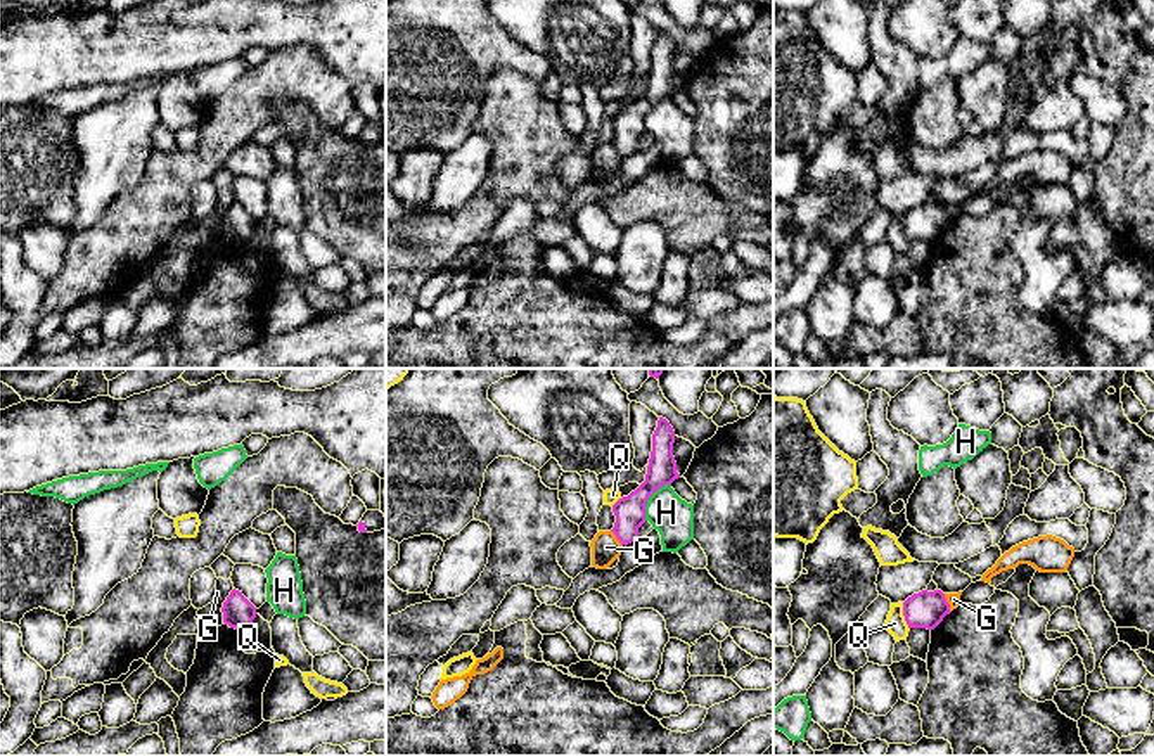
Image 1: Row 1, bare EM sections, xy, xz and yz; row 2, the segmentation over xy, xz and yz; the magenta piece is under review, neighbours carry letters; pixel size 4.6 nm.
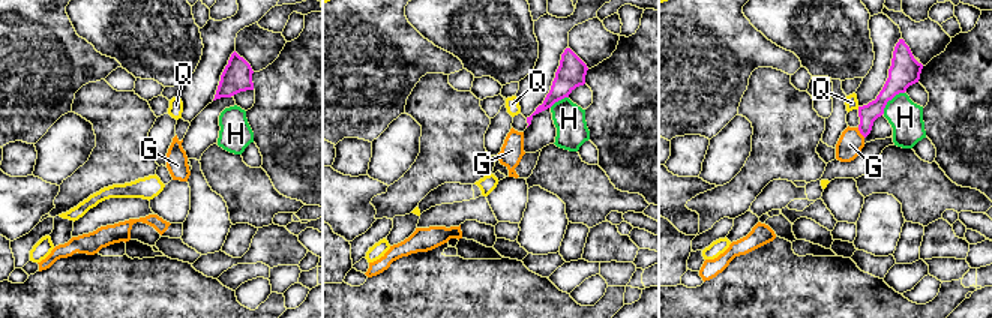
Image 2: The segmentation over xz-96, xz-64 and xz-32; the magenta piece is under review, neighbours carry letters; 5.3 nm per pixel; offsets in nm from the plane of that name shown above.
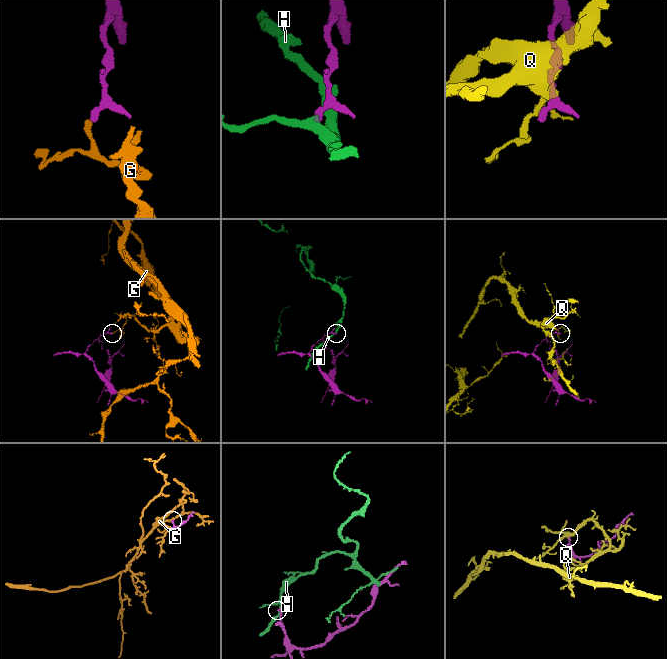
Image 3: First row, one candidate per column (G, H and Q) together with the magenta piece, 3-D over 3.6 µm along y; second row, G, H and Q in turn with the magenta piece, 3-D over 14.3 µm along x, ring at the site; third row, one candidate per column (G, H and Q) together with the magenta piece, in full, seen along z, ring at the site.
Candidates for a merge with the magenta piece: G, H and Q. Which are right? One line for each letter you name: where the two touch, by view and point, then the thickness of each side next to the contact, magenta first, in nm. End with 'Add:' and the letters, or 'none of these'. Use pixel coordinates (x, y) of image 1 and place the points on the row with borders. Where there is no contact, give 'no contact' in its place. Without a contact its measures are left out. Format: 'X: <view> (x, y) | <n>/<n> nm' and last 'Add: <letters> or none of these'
Add: none of these

